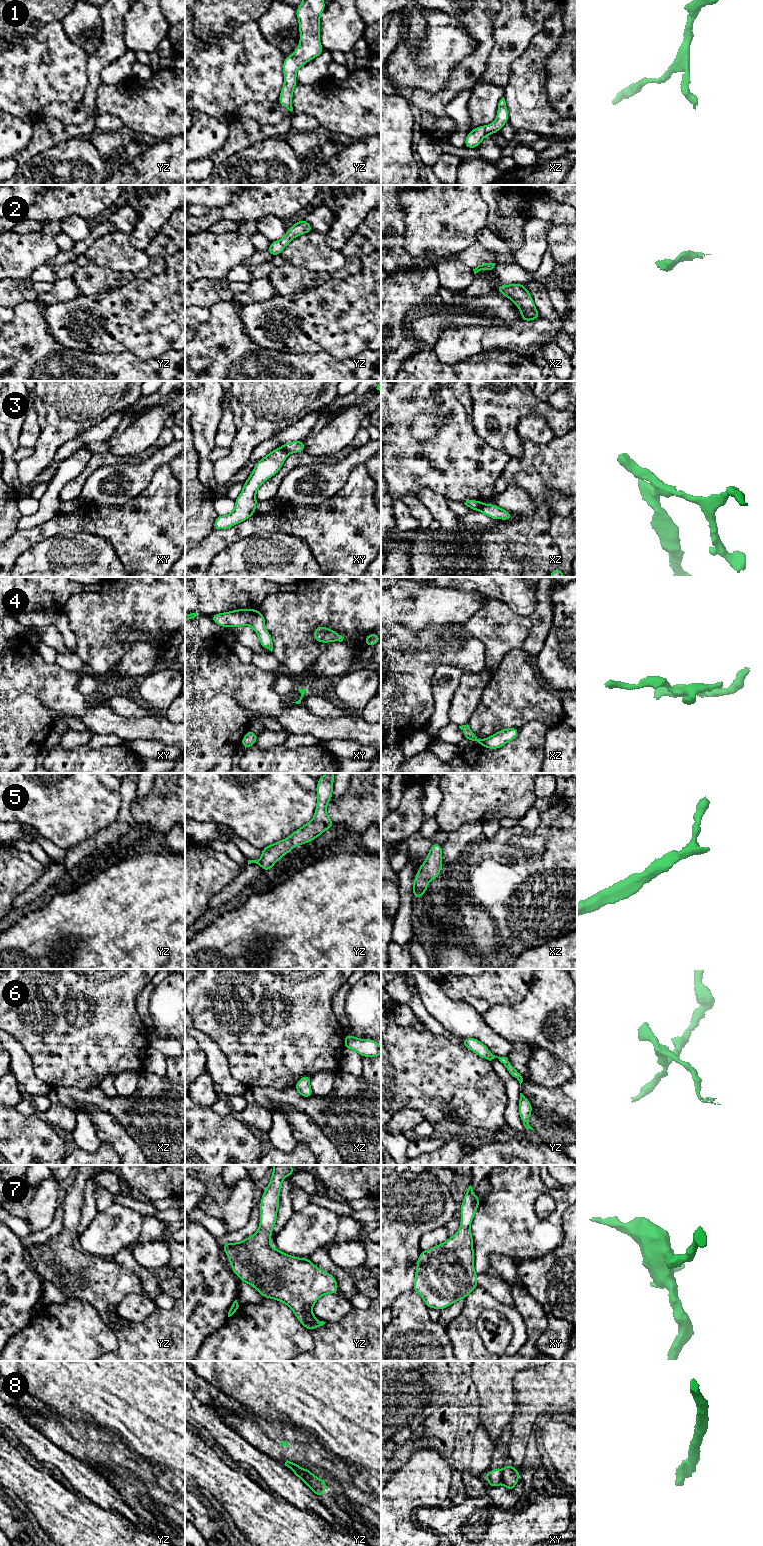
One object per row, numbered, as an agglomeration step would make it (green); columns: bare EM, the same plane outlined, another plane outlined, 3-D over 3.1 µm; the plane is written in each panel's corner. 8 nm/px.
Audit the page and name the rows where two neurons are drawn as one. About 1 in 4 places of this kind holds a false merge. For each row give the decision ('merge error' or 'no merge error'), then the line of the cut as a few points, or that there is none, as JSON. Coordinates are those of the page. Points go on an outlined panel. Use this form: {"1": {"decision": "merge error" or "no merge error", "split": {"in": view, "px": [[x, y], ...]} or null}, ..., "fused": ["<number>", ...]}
{"1": {"decision": "no merge error", "split": null}, "2": {"decision": "no merge error", "split": null}, "3": {"decision": "no merge error", "split": null}, "4": {"decision": "no merge error", "split": null}, "5": {"decision": "no merge error", "split": null}, "6": {"decision": "no merge error", "split": null}, "7": {"decision": "no merge error", "split": null}, "8": {"decision": "merge error", "split": {"in": "xy", "px": [[503, 1471], [501, 1482]]}}, "fused": ["8"]}

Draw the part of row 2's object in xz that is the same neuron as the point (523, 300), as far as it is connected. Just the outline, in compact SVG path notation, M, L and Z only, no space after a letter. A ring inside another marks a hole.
M514 283L511 285L498 285L496 287L501 294L514 302L521 312L521 320L532 321L541 317L537 311L531 294L523 284Z

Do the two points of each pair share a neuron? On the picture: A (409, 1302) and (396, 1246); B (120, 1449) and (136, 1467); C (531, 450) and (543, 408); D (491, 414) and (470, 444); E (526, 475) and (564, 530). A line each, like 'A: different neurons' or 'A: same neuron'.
A: different neurons
B: same neuron
C: different neurons
D: different neurons
E: different neurons

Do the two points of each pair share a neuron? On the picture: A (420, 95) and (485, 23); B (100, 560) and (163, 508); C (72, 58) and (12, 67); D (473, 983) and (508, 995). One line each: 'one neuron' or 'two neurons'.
A: one neuron
B: two neurons
C: one neuron
D: one neuron

